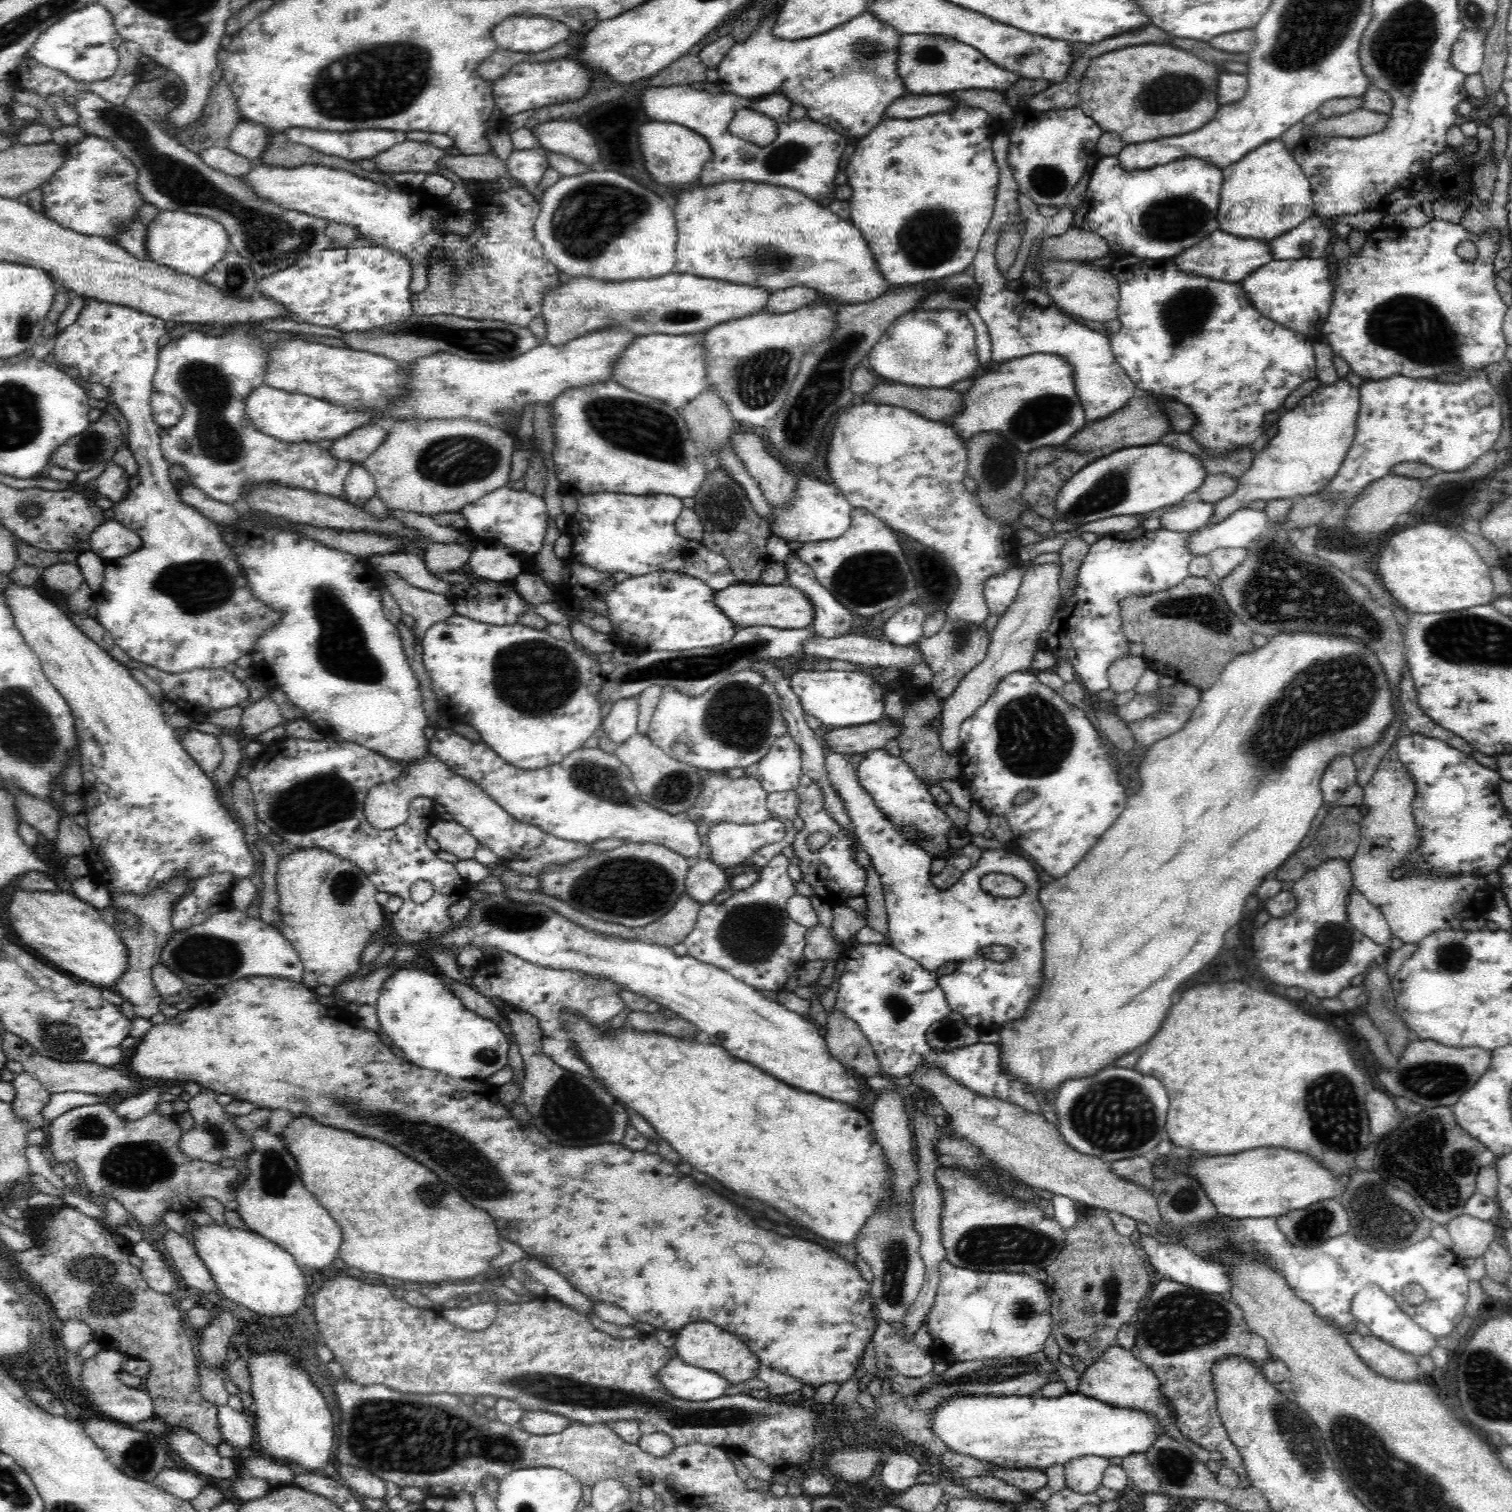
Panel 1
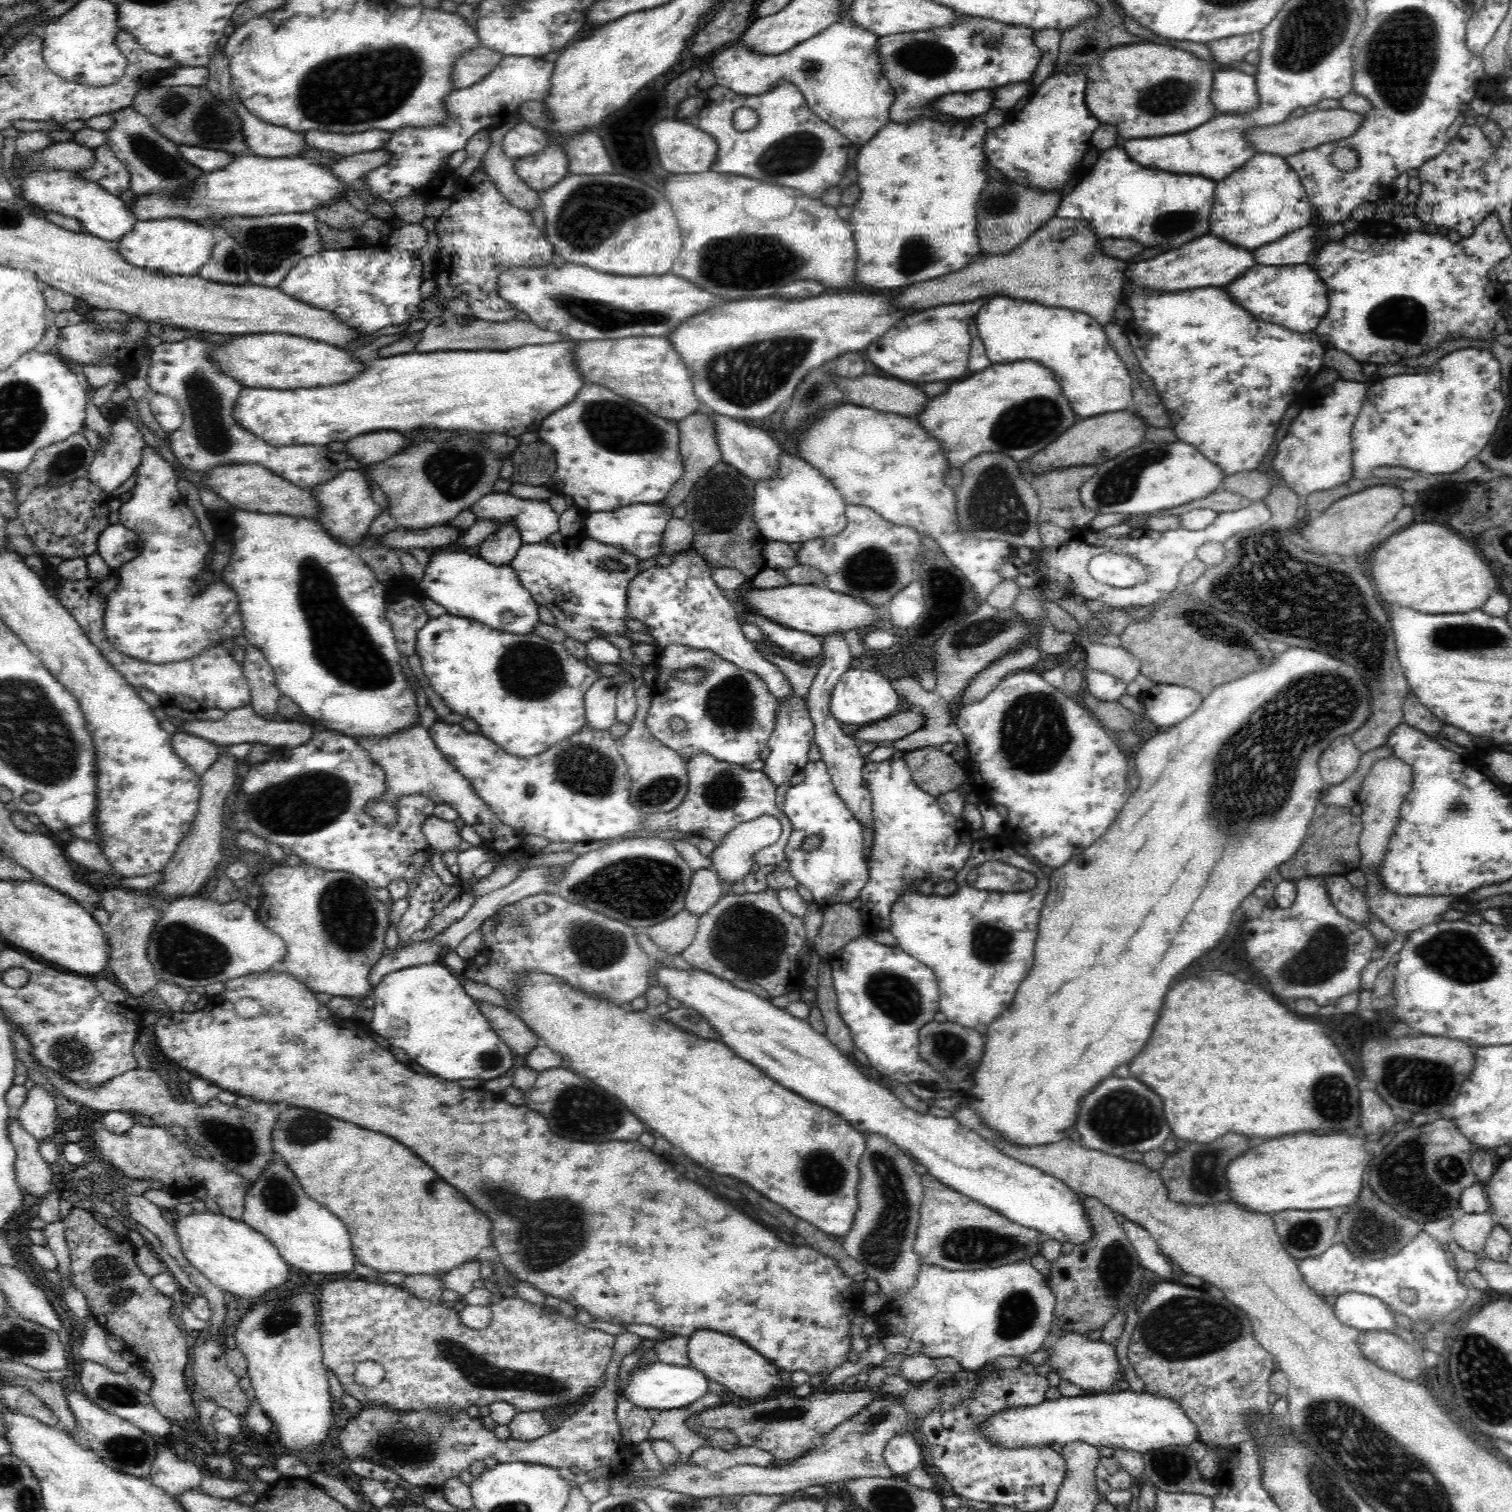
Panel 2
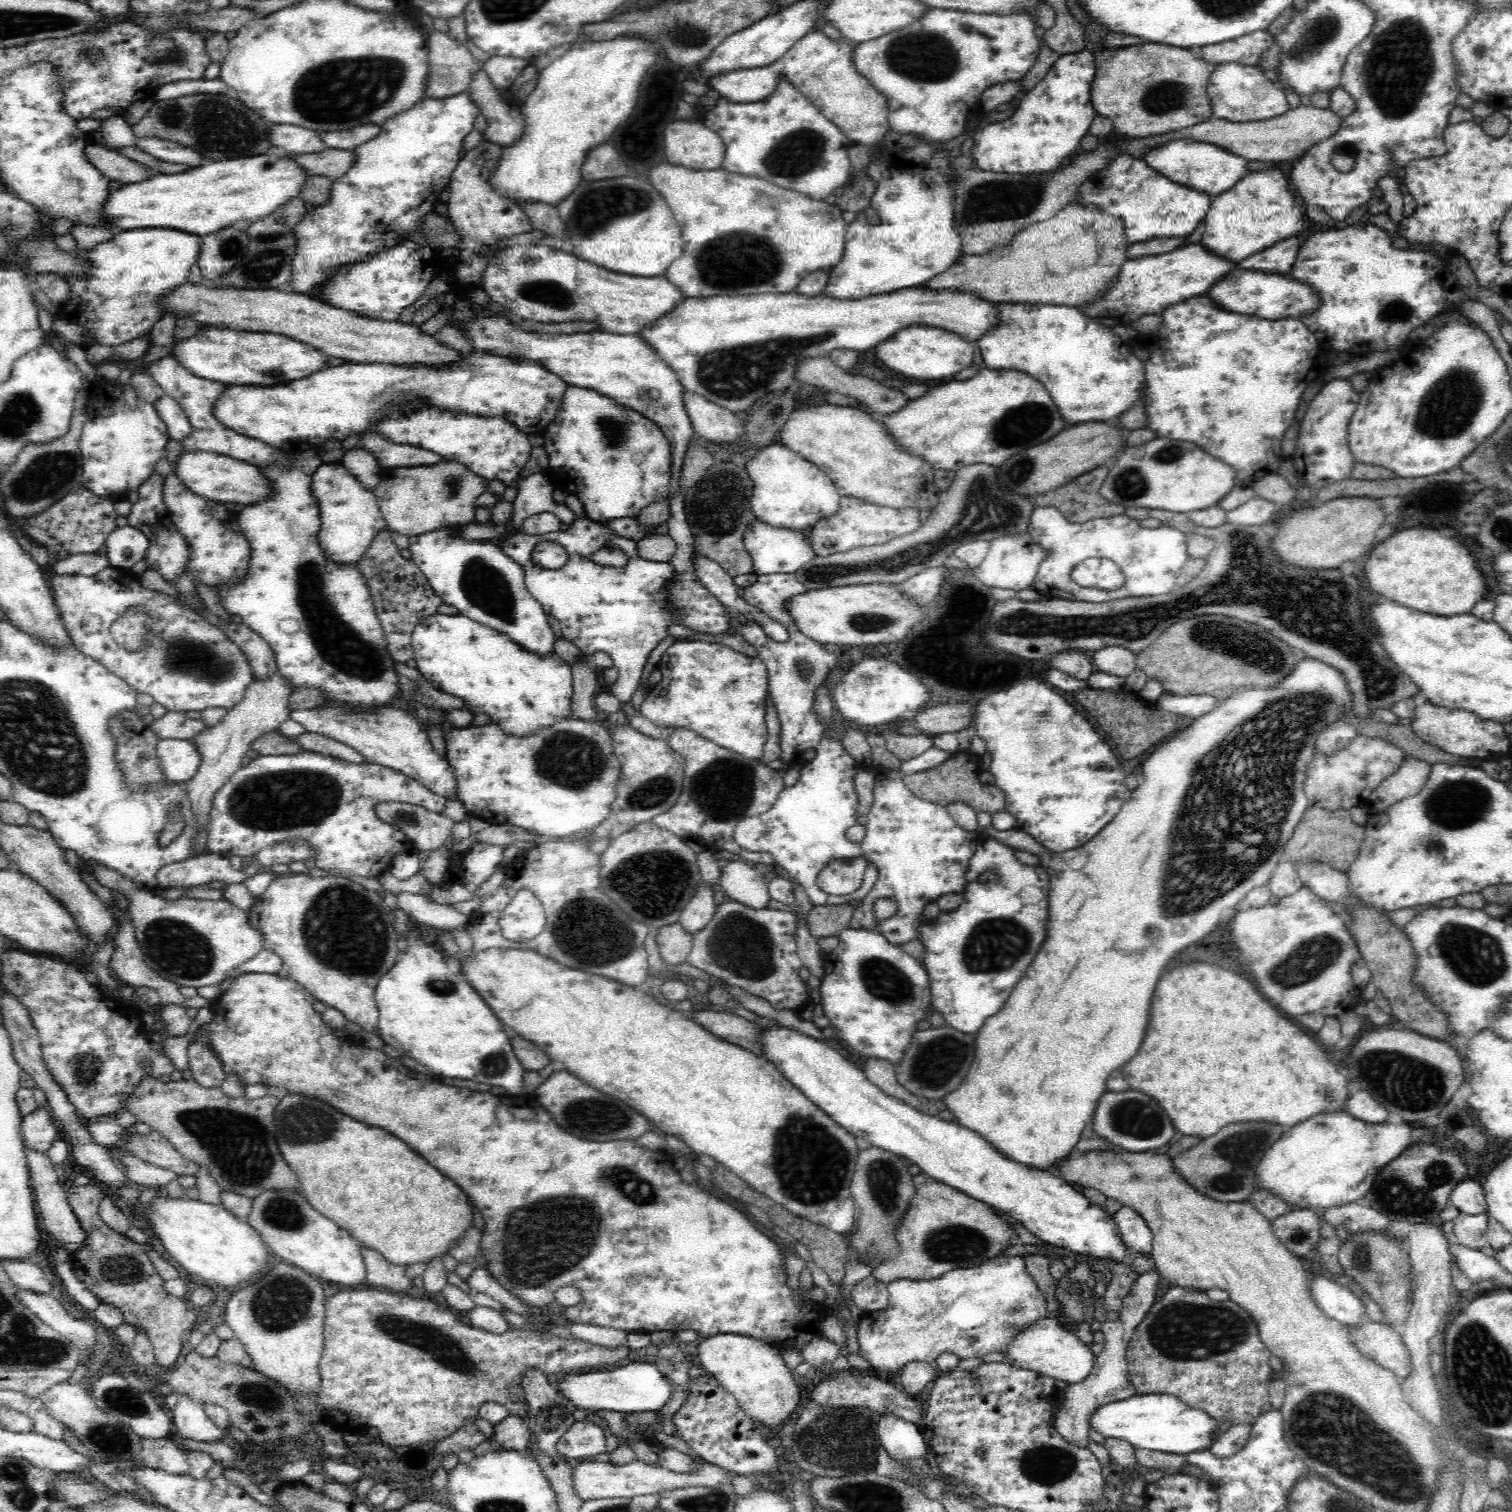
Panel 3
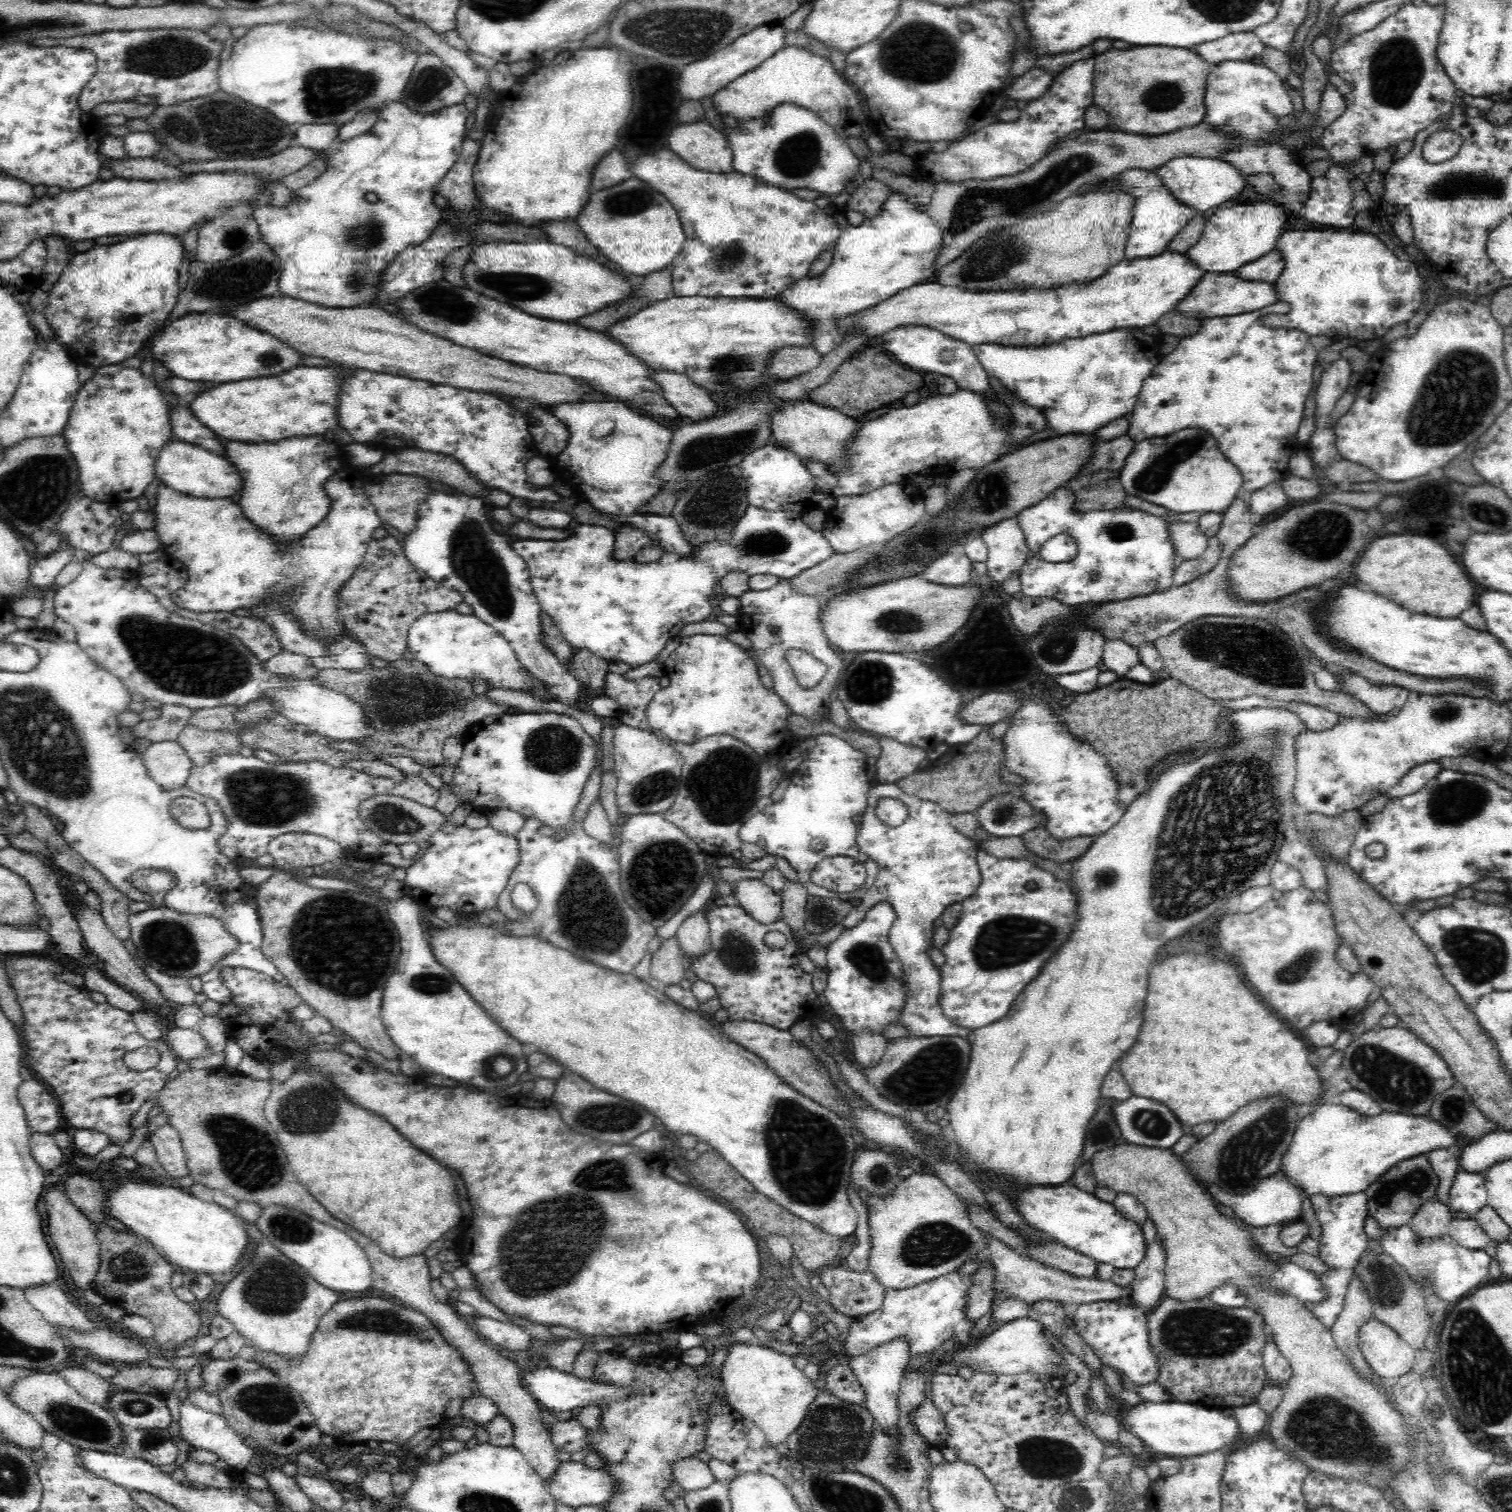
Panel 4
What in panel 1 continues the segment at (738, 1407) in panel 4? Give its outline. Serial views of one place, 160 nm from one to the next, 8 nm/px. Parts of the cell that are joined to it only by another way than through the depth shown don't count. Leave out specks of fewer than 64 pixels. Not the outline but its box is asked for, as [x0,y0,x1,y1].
[675,1322,758,1384]

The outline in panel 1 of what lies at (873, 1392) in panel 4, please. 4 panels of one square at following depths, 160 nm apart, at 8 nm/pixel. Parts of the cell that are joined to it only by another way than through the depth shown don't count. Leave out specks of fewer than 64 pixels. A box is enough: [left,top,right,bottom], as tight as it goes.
[882,1452,921,1494]

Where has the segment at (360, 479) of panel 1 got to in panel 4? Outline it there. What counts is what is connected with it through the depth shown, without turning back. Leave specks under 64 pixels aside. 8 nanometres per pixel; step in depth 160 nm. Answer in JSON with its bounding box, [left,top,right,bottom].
[153,472,382,636]

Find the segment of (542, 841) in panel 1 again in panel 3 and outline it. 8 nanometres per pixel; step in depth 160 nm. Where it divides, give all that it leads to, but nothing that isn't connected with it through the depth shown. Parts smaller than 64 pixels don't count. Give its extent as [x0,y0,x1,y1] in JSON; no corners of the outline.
[289,704,457,800]

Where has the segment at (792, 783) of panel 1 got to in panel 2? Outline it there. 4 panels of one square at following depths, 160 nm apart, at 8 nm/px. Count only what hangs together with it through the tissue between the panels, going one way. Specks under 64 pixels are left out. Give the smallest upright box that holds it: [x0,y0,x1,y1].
[762,694,815,789]

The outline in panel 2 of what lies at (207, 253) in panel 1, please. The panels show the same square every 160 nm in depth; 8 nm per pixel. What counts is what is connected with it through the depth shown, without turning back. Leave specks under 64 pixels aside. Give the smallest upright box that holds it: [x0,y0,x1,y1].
[115,218,216,276]

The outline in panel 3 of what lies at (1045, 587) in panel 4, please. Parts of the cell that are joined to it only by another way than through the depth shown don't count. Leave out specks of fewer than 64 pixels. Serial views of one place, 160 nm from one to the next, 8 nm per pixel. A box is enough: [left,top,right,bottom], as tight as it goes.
[1028,507,1189,604]

